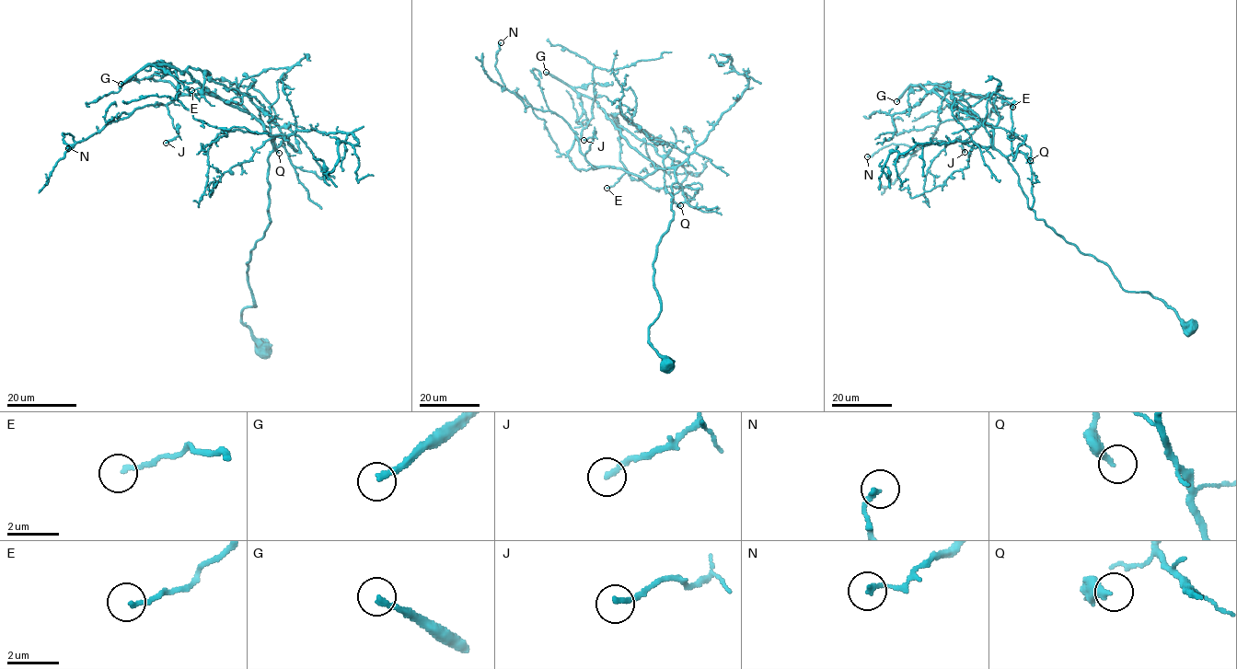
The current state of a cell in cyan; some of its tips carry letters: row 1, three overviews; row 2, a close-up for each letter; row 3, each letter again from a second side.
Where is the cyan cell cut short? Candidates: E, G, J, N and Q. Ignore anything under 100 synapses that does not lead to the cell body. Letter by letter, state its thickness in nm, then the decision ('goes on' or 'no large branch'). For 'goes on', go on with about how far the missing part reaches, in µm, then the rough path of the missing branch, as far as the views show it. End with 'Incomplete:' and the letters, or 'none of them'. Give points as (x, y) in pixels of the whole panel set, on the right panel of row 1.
E: 160 nm | no large branch
G: 240 nm | goes on | 180 µm | (896, 101), (876, 113), (862, 139), (901, 98), (990, 115), (1003, 134), (998, 150), (1035, 205)
J: 200 nm | no large branch
N: 200 nm | no large branch
Q: 320 nm | no large branch
Incomplete: G

